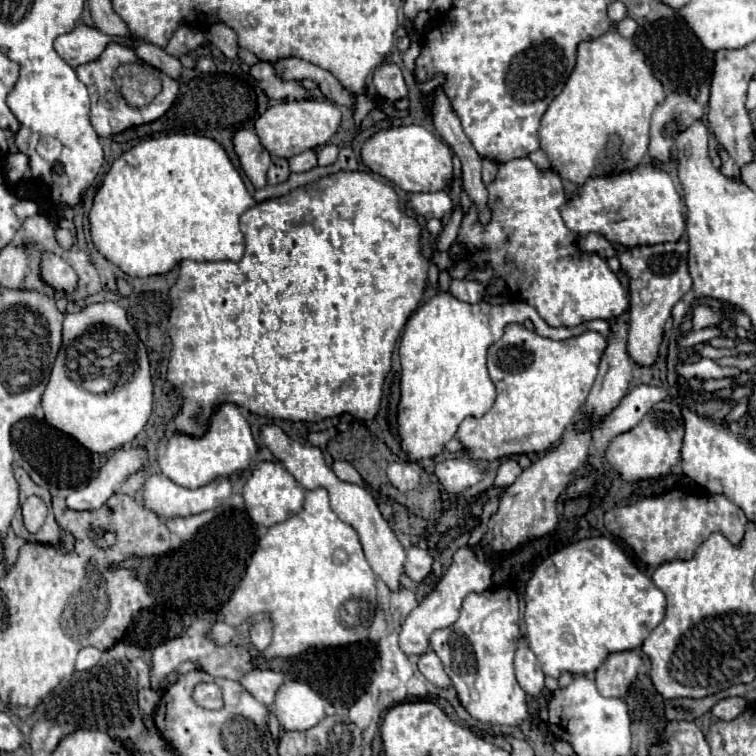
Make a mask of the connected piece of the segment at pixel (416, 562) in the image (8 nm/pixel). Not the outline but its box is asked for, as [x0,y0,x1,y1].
[407,548,433,582]

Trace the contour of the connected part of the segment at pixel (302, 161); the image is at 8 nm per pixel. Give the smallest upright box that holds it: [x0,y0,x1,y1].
[289,152,317,172]

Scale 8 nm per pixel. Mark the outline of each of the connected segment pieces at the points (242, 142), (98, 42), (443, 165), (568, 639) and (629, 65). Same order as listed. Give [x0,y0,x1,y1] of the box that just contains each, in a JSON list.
[[233,128,271,188],[55,24,111,68],[361,126,455,192],[525,538,665,678],[539,24,665,186]]

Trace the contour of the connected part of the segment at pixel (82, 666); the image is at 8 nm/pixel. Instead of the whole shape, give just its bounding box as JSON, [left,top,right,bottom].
[75,646,101,670]

